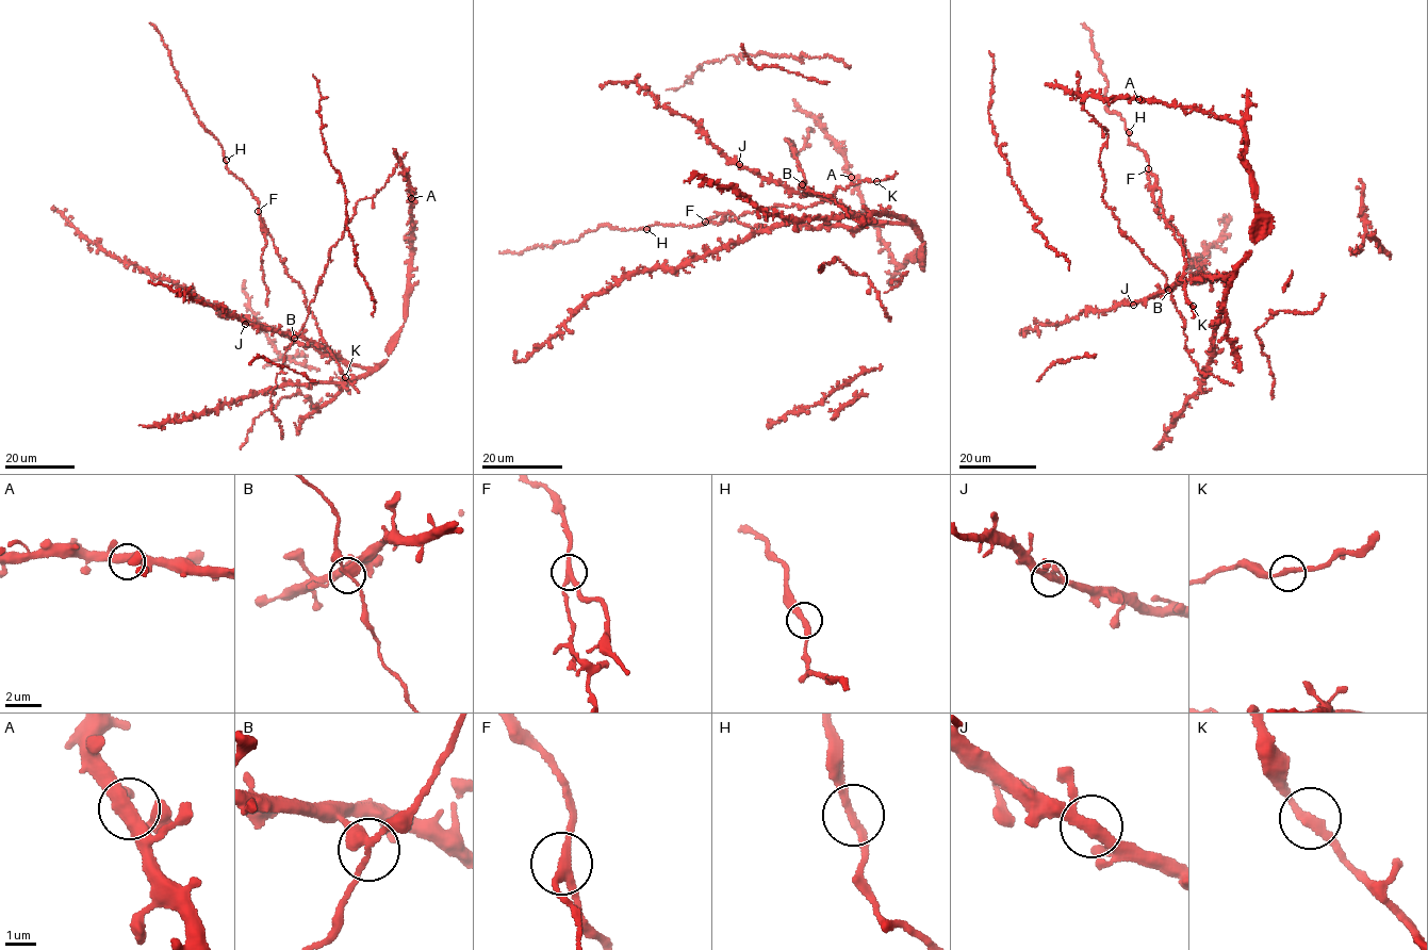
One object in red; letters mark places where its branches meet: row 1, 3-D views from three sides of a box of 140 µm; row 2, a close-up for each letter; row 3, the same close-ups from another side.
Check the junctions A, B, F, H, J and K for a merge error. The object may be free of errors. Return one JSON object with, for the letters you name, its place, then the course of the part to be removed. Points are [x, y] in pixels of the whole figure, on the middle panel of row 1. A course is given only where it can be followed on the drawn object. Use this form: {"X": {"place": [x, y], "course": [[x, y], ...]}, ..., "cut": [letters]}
{"F": {"place": [705, 222], "course": [[705, 222], [731, 212], [739, 222], [752, 227], [767, 227]]}, "cut": ["F"]}

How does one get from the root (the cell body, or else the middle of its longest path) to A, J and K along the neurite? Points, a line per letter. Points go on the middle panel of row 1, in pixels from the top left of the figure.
A: (799, 189), (805, 177), (785, 138), (792, 142), (794, 156), (804, 147), (807, 130), (818, 124), (851, 176)
J: (799, 189), (789, 190), (764, 179), (739, 164)
K: (799, 189), (800, 193), (833, 200), (839, 187), (843, 190), (865, 179), (876, 181)

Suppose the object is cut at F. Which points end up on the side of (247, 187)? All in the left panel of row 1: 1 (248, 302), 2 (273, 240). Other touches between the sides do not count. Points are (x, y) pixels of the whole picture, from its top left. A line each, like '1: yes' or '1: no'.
1: yes
2: yes

